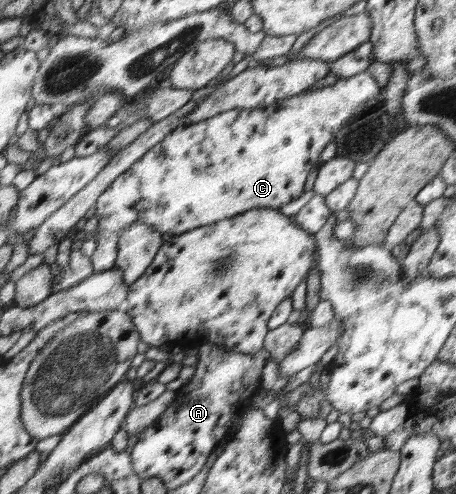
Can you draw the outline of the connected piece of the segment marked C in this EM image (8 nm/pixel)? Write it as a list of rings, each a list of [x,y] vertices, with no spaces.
[[[365,71],[351,78],[339,79],[334,85],[274,102],[273,105],[257,109],[233,109],[193,123],[190,127],[177,128],[112,182],[111,188],[98,199],[96,214],[100,216],[100,223],[94,238],[97,248],[92,256],[96,272],[117,268],[122,233],[136,222],[146,222],[163,234],[180,235],[251,209],[280,209],[295,200],[304,191],[307,172],[317,165],[319,154],[329,144],[329,140],[337,136],[341,124],[353,116],[355,108],[377,94],[377,82],[371,73]]]

